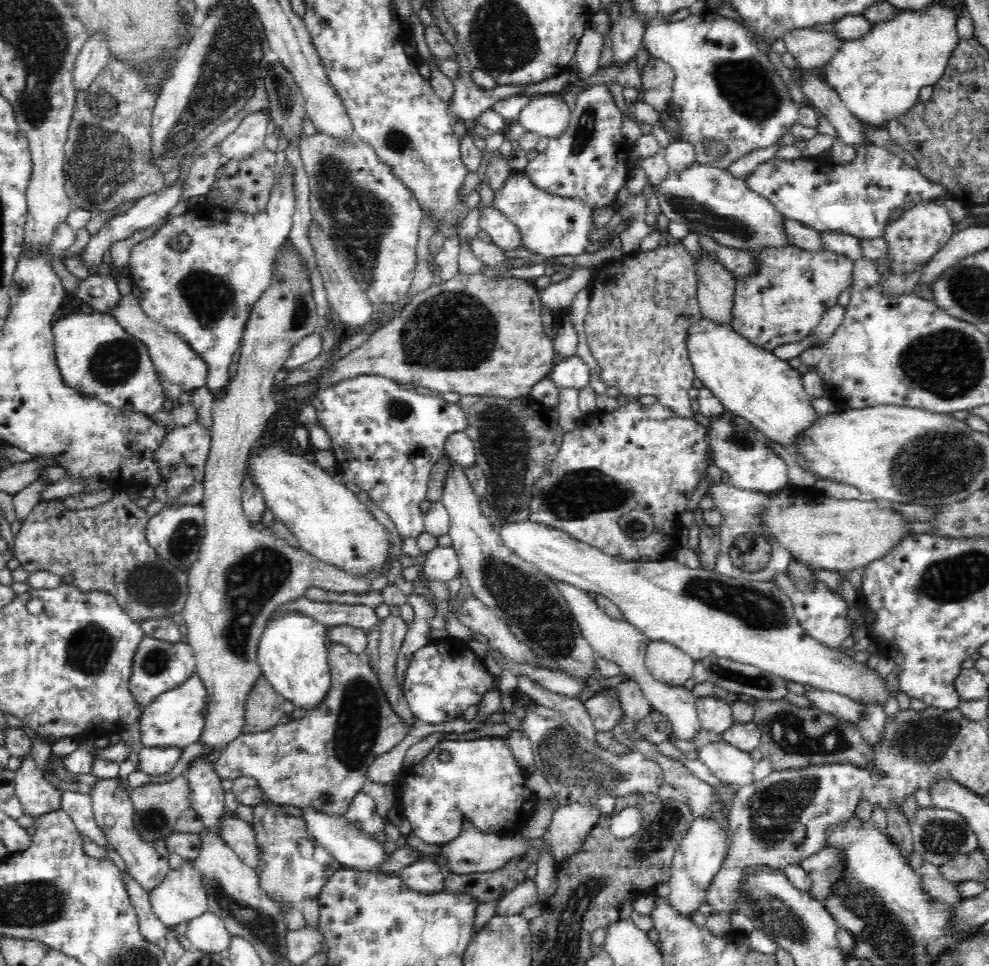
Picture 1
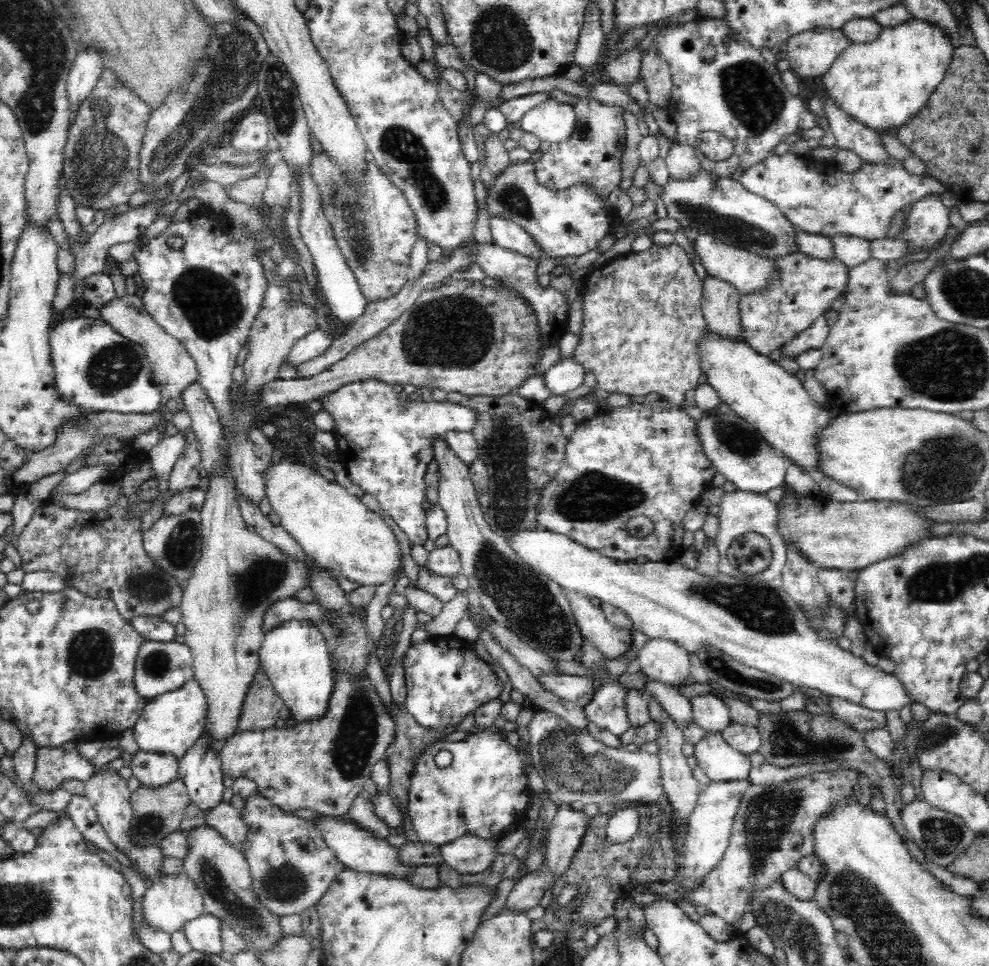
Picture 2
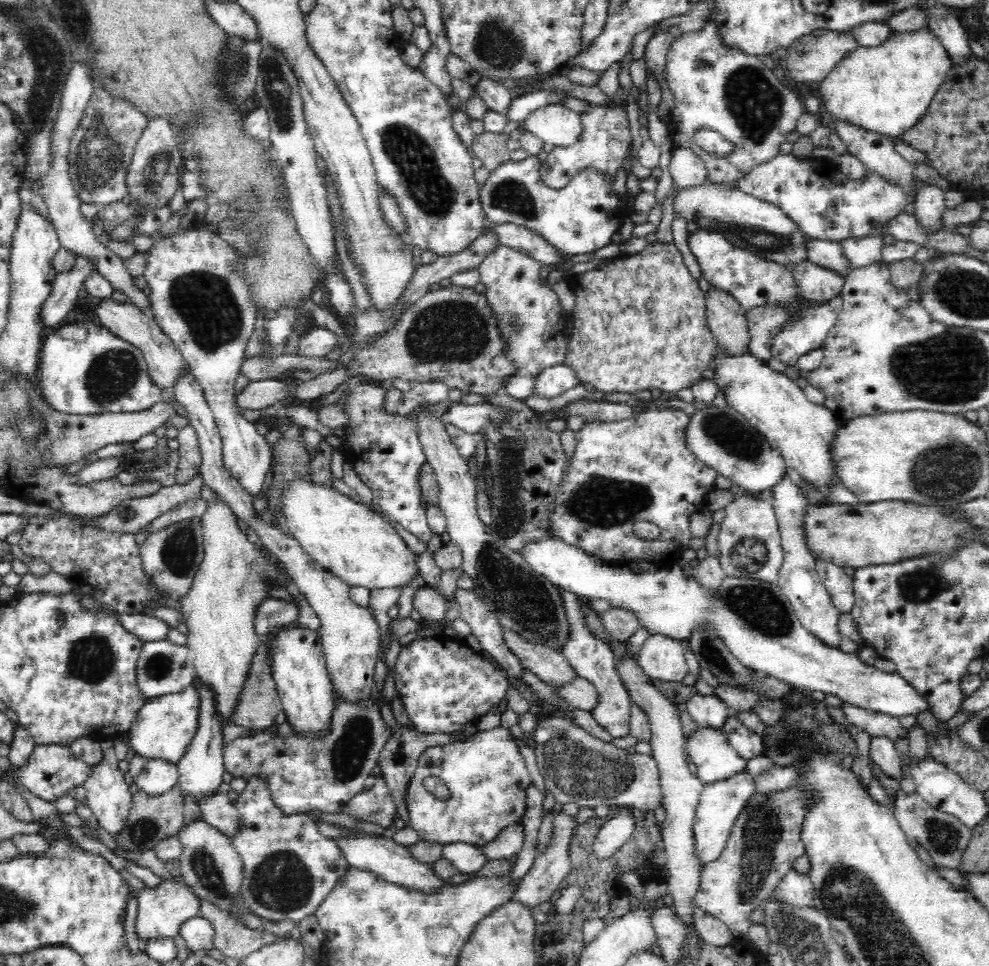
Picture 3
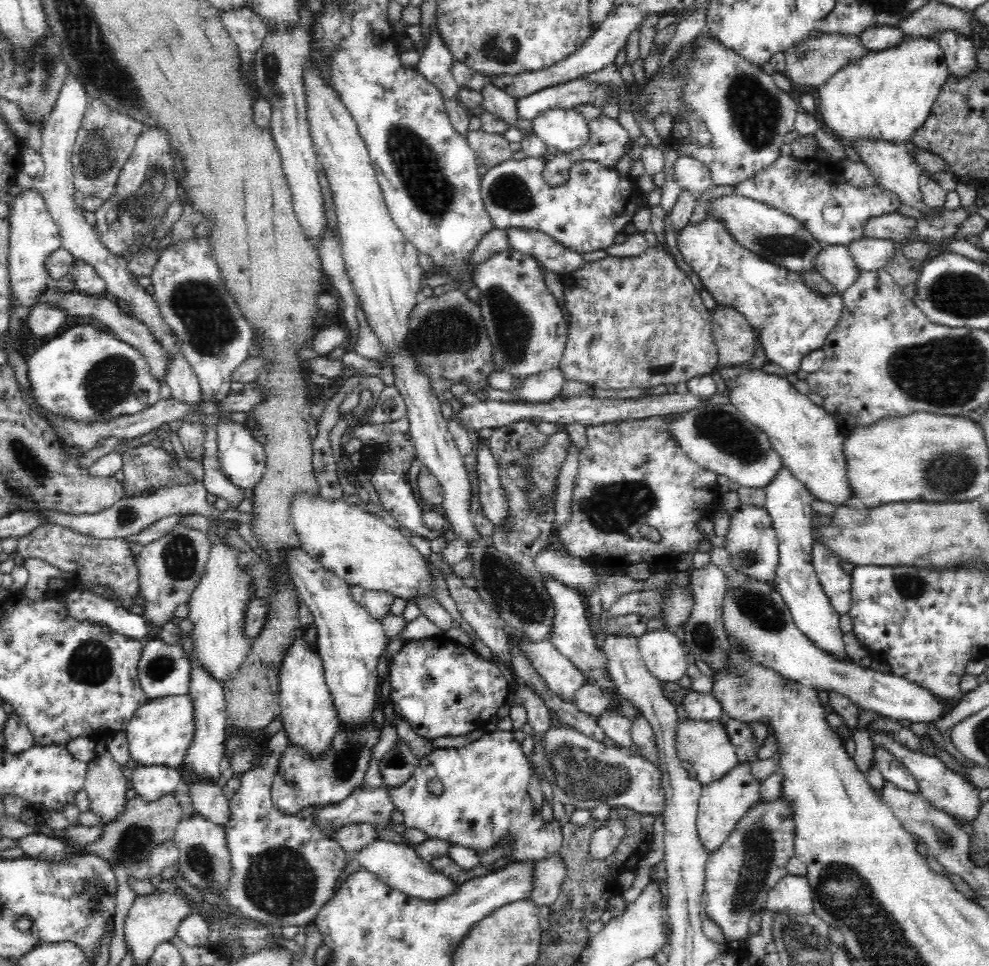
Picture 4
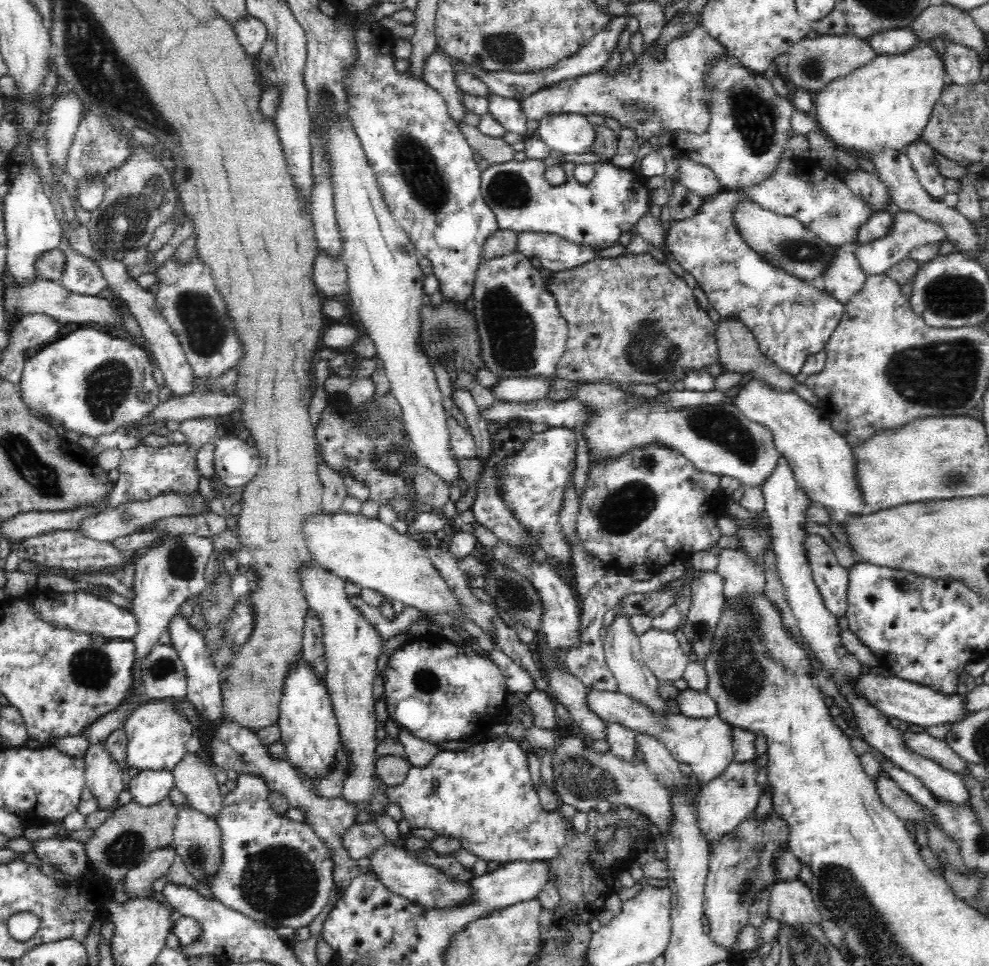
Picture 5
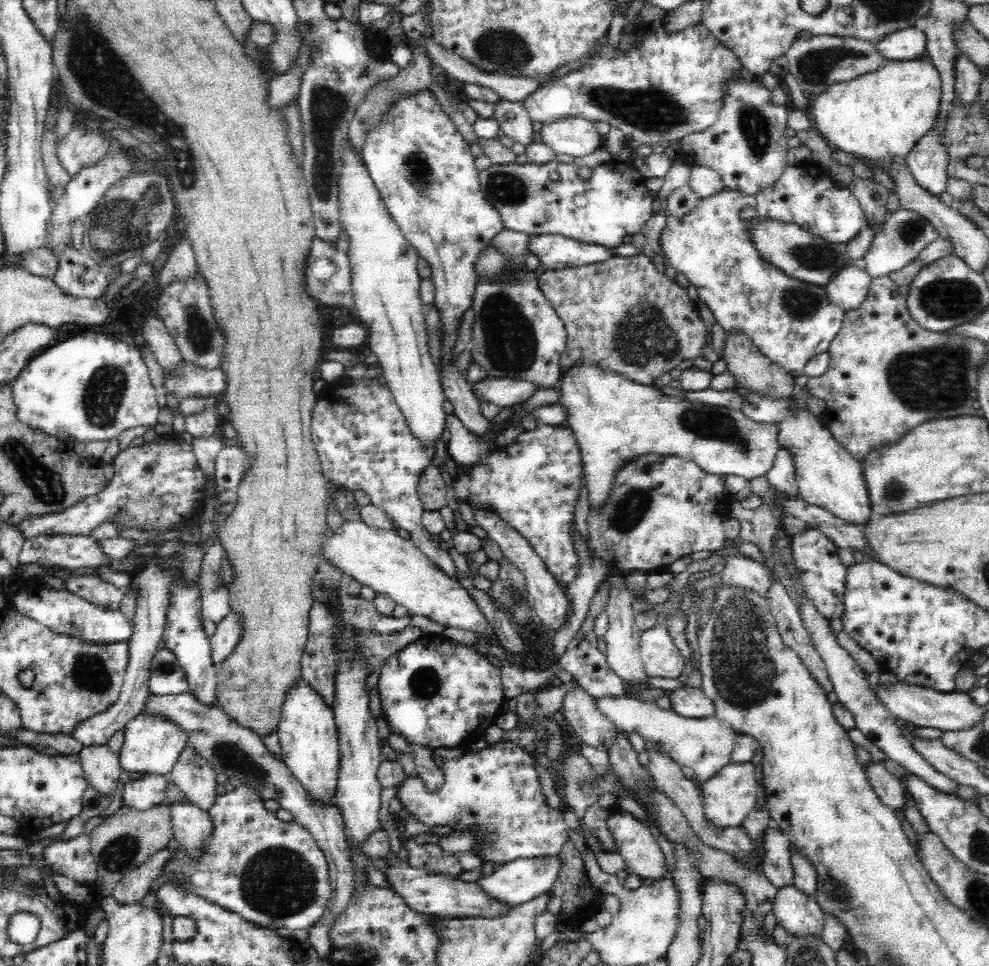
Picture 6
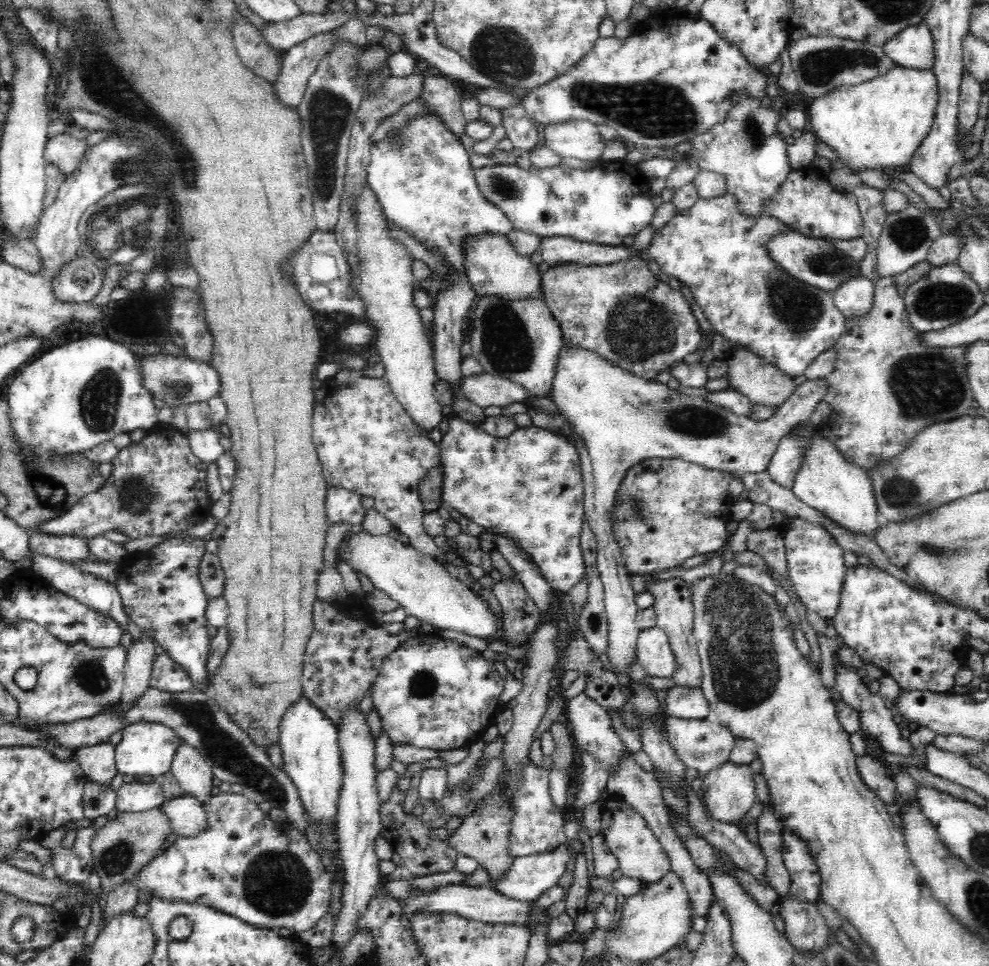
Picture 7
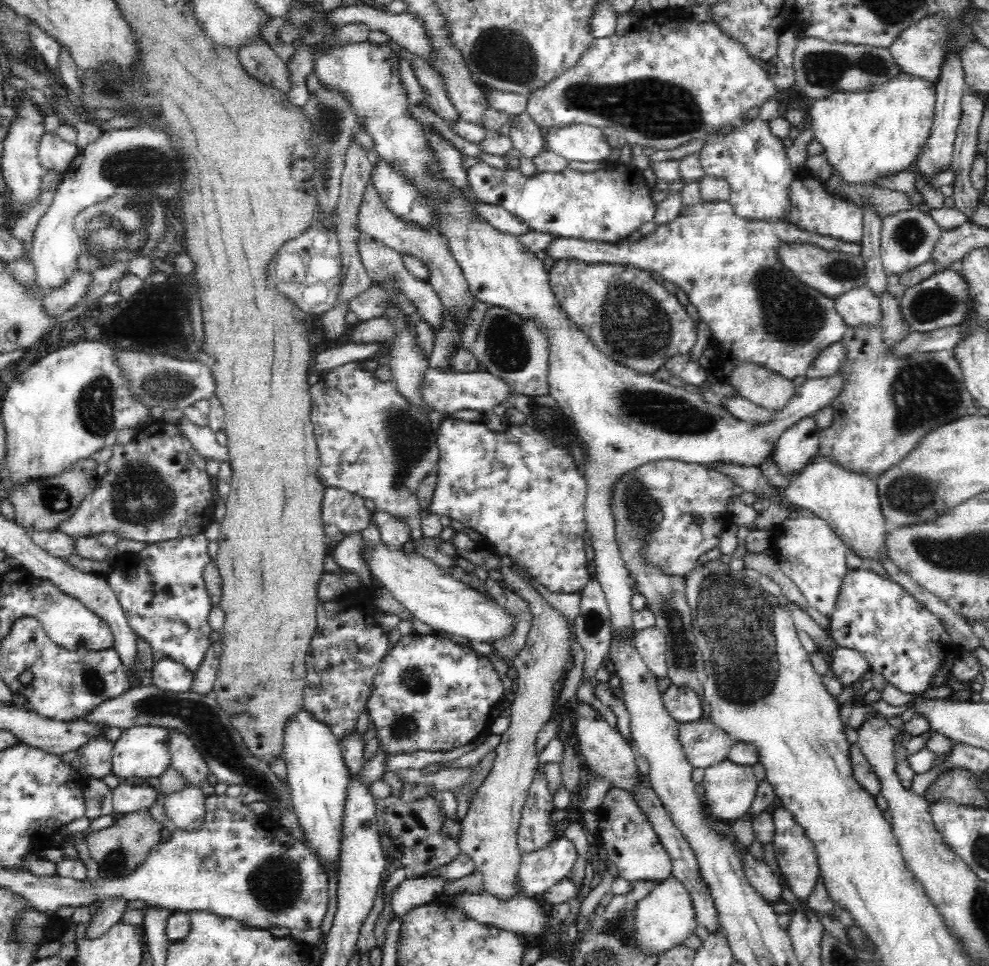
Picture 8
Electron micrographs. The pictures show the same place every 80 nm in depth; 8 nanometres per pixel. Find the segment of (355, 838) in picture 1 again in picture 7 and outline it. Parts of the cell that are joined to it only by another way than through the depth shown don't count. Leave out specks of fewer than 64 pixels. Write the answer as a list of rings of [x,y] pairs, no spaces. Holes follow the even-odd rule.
[[[457,883],[443,886],[440,890],[435,890],[430,894],[410,894],[405,906],[406,914],[409,915],[416,910],[429,910],[434,913],[454,913],[462,918],[474,919],[478,922],[526,926],[530,926],[534,920],[531,902],[513,900],[513,898],[495,892],[490,887],[459,886]]]

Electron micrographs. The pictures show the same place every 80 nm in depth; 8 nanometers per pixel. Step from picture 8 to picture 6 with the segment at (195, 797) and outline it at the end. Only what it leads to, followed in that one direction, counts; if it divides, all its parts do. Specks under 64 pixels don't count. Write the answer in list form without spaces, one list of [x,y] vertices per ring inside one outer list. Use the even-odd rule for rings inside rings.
[[[188,800],[169,804],[169,810],[174,833],[173,837],[185,849],[188,857],[197,858],[204,852],[204,846],[208,844],[210,835],[213,833],[212,822],[208,812],[198,808],[198,806]]]

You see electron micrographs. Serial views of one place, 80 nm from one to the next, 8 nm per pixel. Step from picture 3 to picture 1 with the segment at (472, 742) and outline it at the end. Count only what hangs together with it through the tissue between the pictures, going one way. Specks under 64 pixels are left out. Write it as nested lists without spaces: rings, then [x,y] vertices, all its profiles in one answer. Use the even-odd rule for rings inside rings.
[[[482,734],[482,738],[442,738],[442,742],[436,744],[426,758],[414,762],[414,766],[406,766],[402,774],[394,778],[393,795],[397,799],[394,807],[410,821],[411,831],[428,844],[446,846],[462,832],[467,823],[484,834],[511,835],[520,829],[538,804],[538,797],[526,788],[527,778],[528,773],[518,765],[510,746],[500,737]],[[442,750],[452,755],[447,764],[438,760]]]

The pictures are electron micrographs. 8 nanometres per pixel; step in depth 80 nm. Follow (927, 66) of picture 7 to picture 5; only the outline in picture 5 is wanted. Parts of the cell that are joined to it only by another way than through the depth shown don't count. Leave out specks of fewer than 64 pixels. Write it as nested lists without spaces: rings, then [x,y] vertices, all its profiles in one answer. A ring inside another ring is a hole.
[[[908,28],[885,30],[867,40],[878,55],[898,55],[912,50],[922,40]]]

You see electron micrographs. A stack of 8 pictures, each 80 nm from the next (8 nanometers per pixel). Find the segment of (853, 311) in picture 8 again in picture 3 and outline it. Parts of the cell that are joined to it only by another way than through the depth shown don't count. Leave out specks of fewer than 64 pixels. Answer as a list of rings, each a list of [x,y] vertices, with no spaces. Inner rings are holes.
[[[810,239],[807,242],[807,253],[809,262],[826,268],[839,274],[846,280],[852,272],[850,262],[846,261],[841,243],[828,240]]]

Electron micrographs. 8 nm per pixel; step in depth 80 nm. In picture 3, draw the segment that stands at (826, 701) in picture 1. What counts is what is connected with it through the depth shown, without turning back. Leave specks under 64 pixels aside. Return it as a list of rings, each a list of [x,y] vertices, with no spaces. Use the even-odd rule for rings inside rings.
[[[850,703],[843,704],[843,712],[846,720],[854,726],[858,726],[860,730],[868,732],[872,738],[888,738],[892,743],[896,743],[899,739],[908,739],[908,728],[902,727],[898,718],[889,714],[882,714],[852,706]]]

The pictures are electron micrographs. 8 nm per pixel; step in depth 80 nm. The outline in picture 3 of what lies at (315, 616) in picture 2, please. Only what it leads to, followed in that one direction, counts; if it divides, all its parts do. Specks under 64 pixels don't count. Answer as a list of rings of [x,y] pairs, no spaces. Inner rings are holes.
[[[264,598],[254,612],[254,633],[256,637],[264,637],[276,628],[286,626],[298,618],[298,607],[284,599]]]

